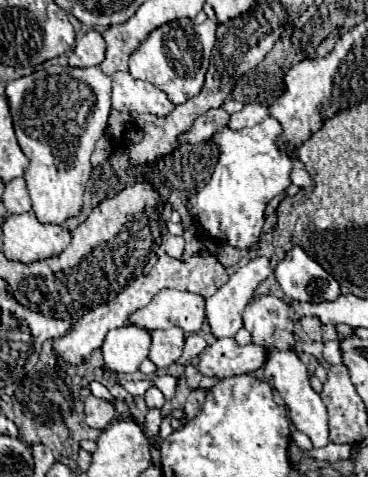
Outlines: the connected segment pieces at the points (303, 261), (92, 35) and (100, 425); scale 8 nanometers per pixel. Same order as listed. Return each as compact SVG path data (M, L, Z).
M294 245L286 257L276 265L274 275L286 293L296 301L336 301L340 287L336 279L322 269L300 245Z
M88 31L84 33L76 45L74 51L68 59L72 67L90 67L90 65L100 65L106 55L106 41L100 31Z
M90 395L84 401L84 421L88 427L102 431L114 417L116 417L116 409L112 403L98 399L94 395Z

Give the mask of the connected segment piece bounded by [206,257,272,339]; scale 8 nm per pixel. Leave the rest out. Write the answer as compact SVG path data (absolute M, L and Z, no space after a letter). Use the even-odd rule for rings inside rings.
M256 257L248 265L240 267L226 285L222 285L210 299L206 299L206 321L210 325L210 331L216 339L222 337L234 337L238 329L242 327L242 311L248 305L248 301L254 297L254 289L258 287L260 281L264 281L272 273L270 263L266 257Z

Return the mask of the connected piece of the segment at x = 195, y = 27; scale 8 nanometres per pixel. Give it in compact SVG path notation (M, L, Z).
M176 19L156 27L138 47L130 53L130 75L144 79L164 89L174 105L180 105L200 93L204 85L204 75L208 71L210 53L216 41L216 23L206 19L204 23L194 23L192 19Z

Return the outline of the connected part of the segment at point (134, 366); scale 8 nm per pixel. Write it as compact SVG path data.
M124 325L106 335L102 353L104 367L114 373L134 373L148 357L150 333L136 325Z

